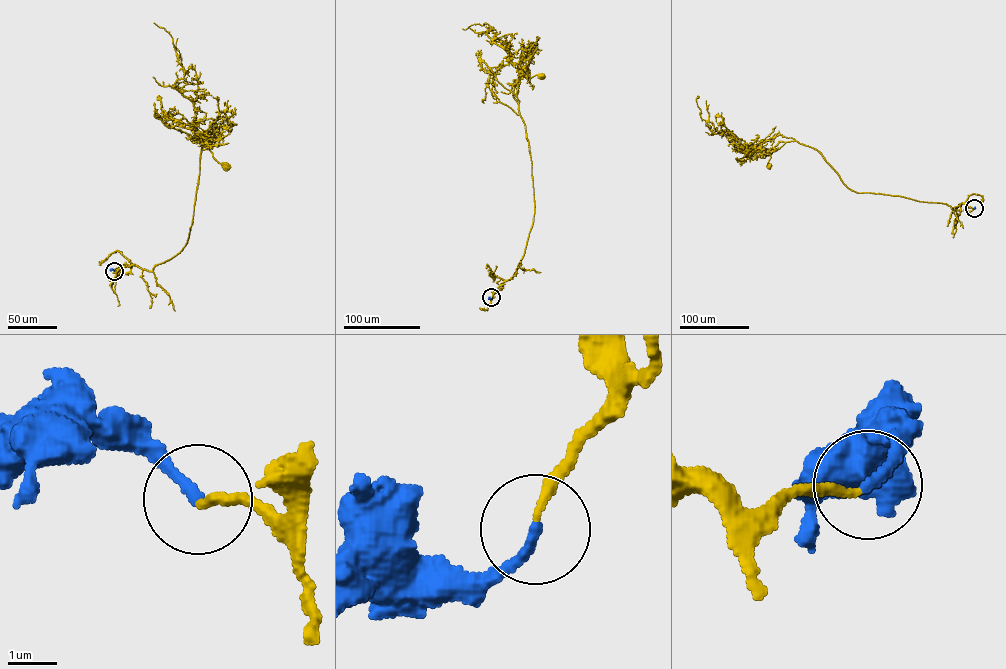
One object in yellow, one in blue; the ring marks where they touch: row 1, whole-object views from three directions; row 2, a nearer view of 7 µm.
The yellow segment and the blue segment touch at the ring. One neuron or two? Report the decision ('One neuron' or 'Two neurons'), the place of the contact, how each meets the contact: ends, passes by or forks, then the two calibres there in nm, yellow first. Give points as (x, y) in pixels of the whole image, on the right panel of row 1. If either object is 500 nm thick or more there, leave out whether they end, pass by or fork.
One neuron. Place: (974, 208). At the ring yellow ends. At the ring blue ends. Thickness 180 nm (yellow) against 220 nm

